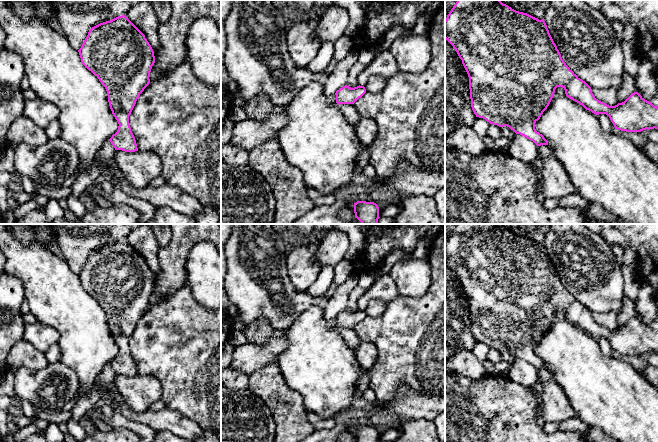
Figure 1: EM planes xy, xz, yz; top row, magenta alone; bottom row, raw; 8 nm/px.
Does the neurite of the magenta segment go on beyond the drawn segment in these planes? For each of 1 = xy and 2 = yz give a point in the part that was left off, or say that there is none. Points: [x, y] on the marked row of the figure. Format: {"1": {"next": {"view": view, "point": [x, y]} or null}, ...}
{"1": {"next": null}, "2": {"next": null}}

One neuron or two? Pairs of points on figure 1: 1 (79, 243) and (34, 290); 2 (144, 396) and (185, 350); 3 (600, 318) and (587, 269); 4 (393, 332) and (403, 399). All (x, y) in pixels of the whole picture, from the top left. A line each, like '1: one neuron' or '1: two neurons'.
1: two neurons
2: two neurons
3: two neurons
4: two neurons

